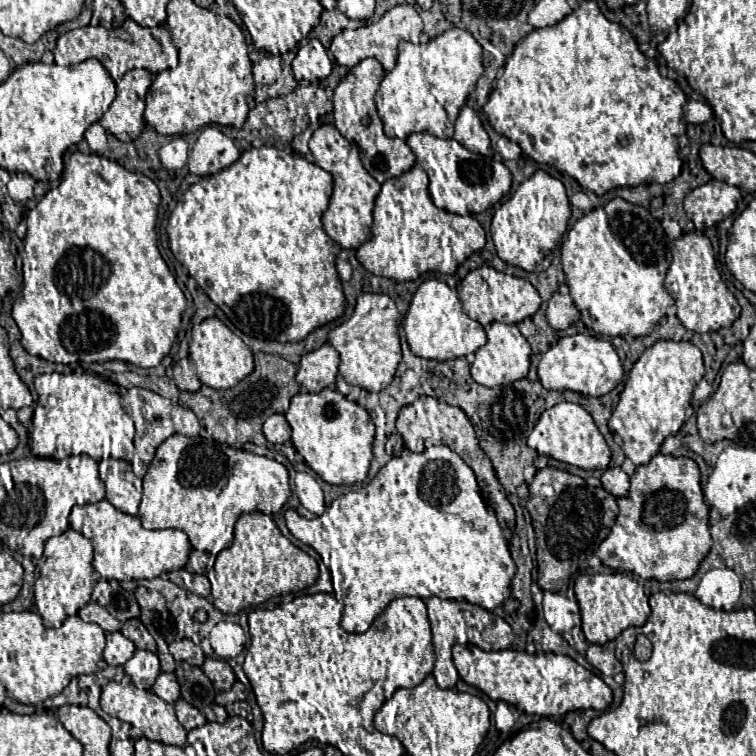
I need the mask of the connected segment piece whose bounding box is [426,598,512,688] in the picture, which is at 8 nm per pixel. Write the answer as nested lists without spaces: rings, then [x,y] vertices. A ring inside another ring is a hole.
[[[428,598],[428,616],[432,624],[432,636],[434,636],[434,678],[440,688],[454,688],[458,682],[458,672],[452,662],[452,646],[456,644],[474,644],[482,650],[506,650],[512,646],[512,628],[508,622],[476,604],[470,602],[457,602],[456,600],[442,600],[442,598]]]

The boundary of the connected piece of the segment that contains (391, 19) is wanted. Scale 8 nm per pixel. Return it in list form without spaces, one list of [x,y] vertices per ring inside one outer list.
[[[402,4],[402,6],[396,6],[392,10],[388,10],[378,22],[374,24],[368,24],[368,26],[362,26],[362,28],[356,28],[356,30],[344,30],[340,32],[332,44],[330,44],[330,52],[332,56],[336,58],[338,64],[342,66],[356,66],[358,62],[362,62],[364,58],[376,58],[386,72],[390,72],[394,66],[396,66],[396,58],[398,58],[398,44],[402,40],[406,42],[412,42],[416,44],[418,38],[420,38],[420,32],[422,32],[422,18],[418,16],[416,8],[410,6],[410,4]]]

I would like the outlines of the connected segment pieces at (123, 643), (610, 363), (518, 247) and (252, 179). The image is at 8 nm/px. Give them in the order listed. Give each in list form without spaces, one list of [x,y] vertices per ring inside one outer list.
[[[110,632],[106,634],[106,648],[104,648],[104,660],[110,666],[122,666],[126,660],[132,658],[134,654],[134,644],[120,632]]]
[[[576,334],[560,338],[538,362],[538,378],[546,390],[574,390],[586,396],[604,396],[618,386],[624,370],[614,346],[596,336]]]
[[[544,170],[534,172],[526,182],[522,182],[506,202],[494,212],[492,218],[492,238],[496,244],[498,256],[518,268],[528,272],[542,272],[546,258],[560,244],[570,218],[570,202],[566,188],[560,180],[552,178]]]
[[[262,146],[262,148],[250,148],[246,150],[238,162],[224,168],[218,174],[206,176],[194,186],[190,186],[182,198],[178,200],[174,212],[170,214],[168,222],[168,238],[170,238],[170,250],[174,258],[188,268],[190,276],[198,282],[198,286],[208,294],[208,298],[228,316],[228,320],[246,336],[254,336],[258,340],[276,340],[276,342],[300,342],[304,340],[312,330],[340,318],[346,310],[346,298],[342,294],[342,284],[336,272],[336,250],[332,238],[322,228],[322,214],[328,208],[328,200],[332,196],[332,176],[322,170],[320,166],[308,162],[296,152],[286,152],[284,148],[274,146]]]

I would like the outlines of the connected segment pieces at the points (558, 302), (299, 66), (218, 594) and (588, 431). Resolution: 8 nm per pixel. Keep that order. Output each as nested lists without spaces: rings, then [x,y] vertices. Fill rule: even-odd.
[[[556,292],[546,310],[546,320],[554,330],[566,330],[570,324],[578,320],[578,310],[570,298],[570,294],[560,294]]]
[[[312,38],[306,46],[298,50],[296,58],[292,60],[292,72],[298,82],[308,80],[310,84],[324,80],[332,72],[332,62],[320,40]]]
[[[242,514],[234,526],[234,542],[218,554],[214,567],[206,574],[211,584],[212,603],[224,614],[258,606],[272,596],[290,594],[312,586],[318,578],[318,562],[282,536],[276,522],[262,514]]]
[[[560,402],[544,410],[528,436],[528,446],[534,448],[538,454],[552,456],[582,470],[606,470],[610,462],[610,448],[600,430],[596,428],[592,416],[580,404],[572,402]]]

